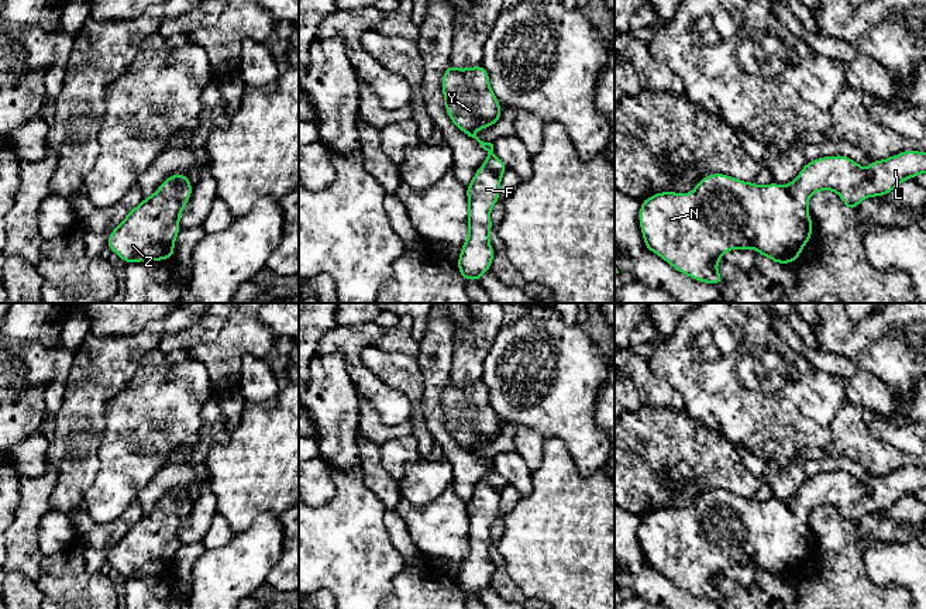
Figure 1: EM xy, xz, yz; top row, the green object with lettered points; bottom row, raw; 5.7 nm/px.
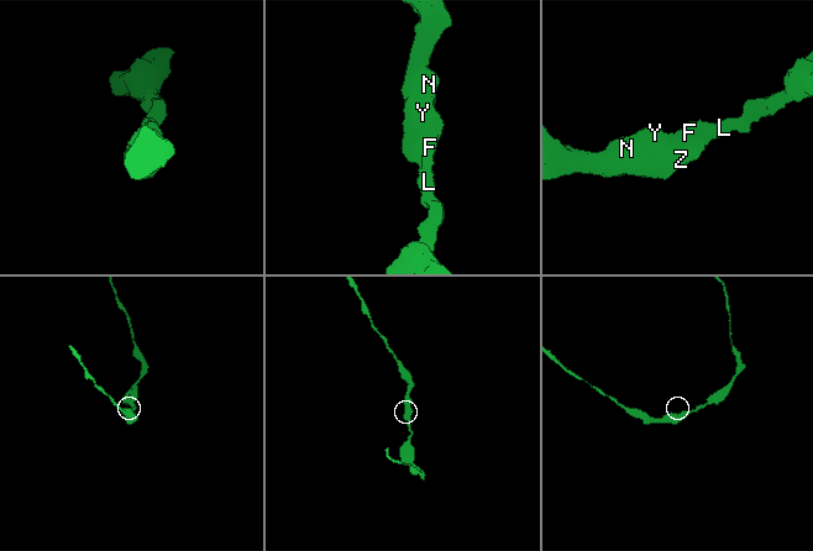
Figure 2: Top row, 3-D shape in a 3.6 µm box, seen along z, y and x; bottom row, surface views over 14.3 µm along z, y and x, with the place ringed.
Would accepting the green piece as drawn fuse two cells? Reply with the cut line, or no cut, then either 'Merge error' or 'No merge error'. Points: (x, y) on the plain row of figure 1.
No split. No merge error

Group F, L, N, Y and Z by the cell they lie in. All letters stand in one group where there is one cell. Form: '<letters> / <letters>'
F L N Y Z

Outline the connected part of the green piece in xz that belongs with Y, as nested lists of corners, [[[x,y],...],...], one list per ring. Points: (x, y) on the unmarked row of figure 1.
[[[447,382],[441,405],[445,427],[451,437],[468,453],[475,454],[489,469],[465,503],[468,522],[468,554],[458,572],[457,585],[465,596],[479,598],[490,586],[495,567],[489,558],[492,543],[490,526],[500,515],[502,491],[507,481],[493,469],[493,460],[476,453],[479,444],[492,443],[502,433],[500,419],[490,405],[489,389],[482,382],[458,385]]]

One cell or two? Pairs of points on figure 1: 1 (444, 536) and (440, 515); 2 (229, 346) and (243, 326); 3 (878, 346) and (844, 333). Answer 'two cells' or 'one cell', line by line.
1: one cell
2: one cell
3: one cell

